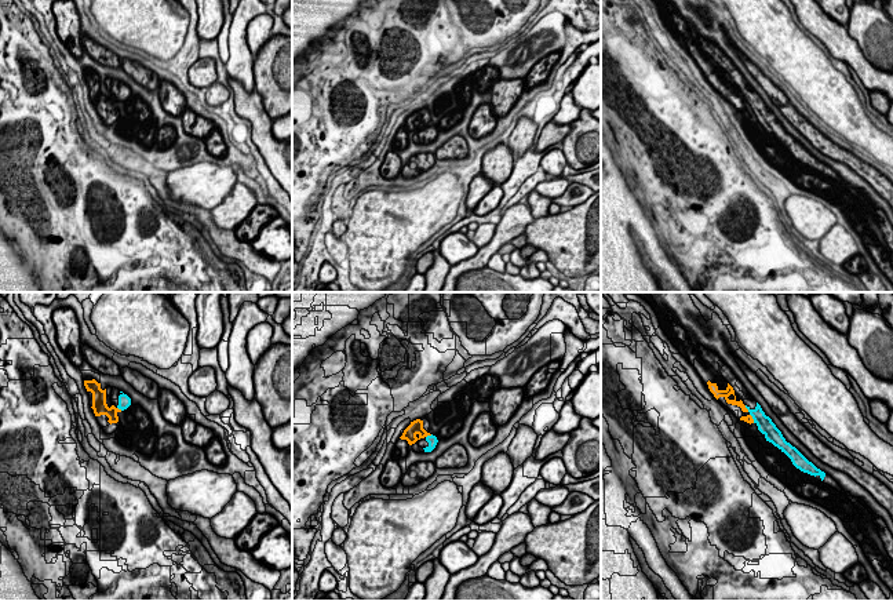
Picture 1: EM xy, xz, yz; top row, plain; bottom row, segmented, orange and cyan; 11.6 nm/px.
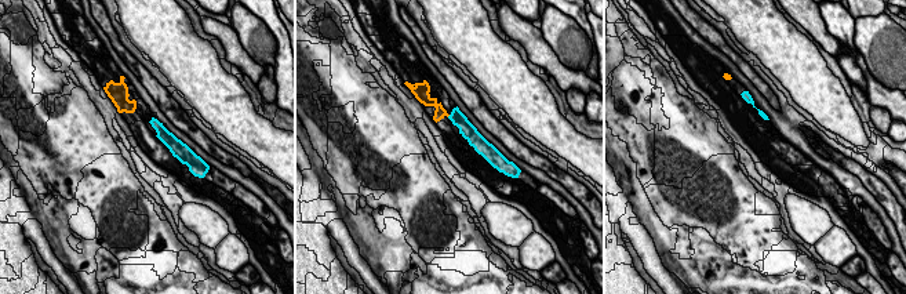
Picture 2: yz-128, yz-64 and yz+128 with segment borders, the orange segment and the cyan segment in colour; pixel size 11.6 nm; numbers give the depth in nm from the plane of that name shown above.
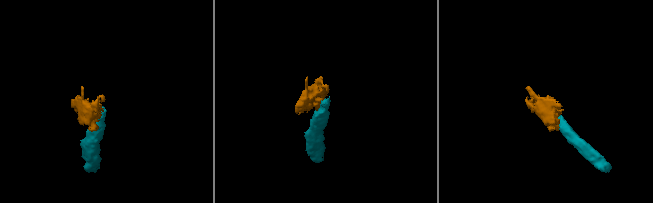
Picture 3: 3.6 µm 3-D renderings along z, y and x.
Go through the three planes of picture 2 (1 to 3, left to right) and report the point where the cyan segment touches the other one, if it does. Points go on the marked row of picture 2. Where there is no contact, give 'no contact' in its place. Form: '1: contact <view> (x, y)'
1: no contact
2: no contact
3: no contact

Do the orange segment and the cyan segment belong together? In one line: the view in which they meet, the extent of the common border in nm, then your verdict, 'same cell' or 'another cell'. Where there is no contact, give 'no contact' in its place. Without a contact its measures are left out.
yz | 100 nm | another cell

